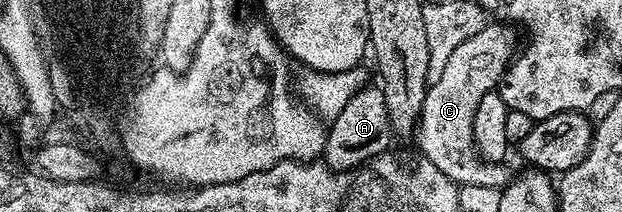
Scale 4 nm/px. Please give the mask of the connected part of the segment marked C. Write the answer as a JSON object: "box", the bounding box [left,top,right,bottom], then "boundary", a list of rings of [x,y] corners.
{"box":[417,23,521,191],"boundary":[[[488,23],[481,31],[477,31],[477,35],[465,39],[465,43],[461,43],[461,47],[457,47],[457,51],[453,51],[453,55],[449,55],[449,60],[445,63],[445,71],[441,71],[441,79],[428,84],[427,94],[421,107],[417,136],[419,135],[419,149],[423,152],[422,156],[429,163],[433,163],[433,167],[437,167],[437,171],[449,175],[449,179],[458,186],[493,187],[501,191],[513,176],[512,170],[506,169],[506,164],[498,161],[484,161],[482,157],[478,156],[473,139],[473,115],[477,115],[477,103],[481,103],[482,97],[492,92],[503,80],[503,73],[515,60],[517,50],[521,45],[521,37],[519,41],[514,27],[511,26],[514,24],[503,24],[507,25]]]}

